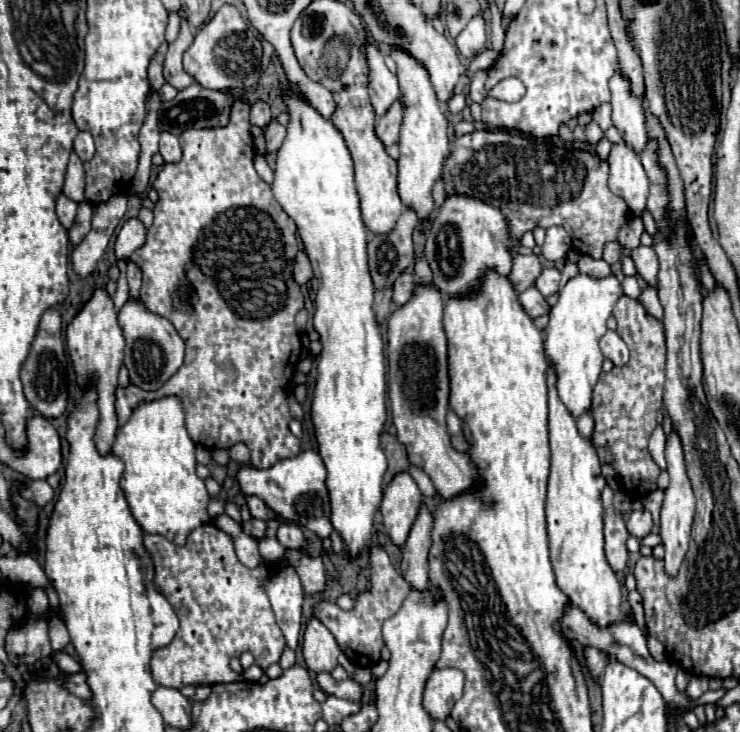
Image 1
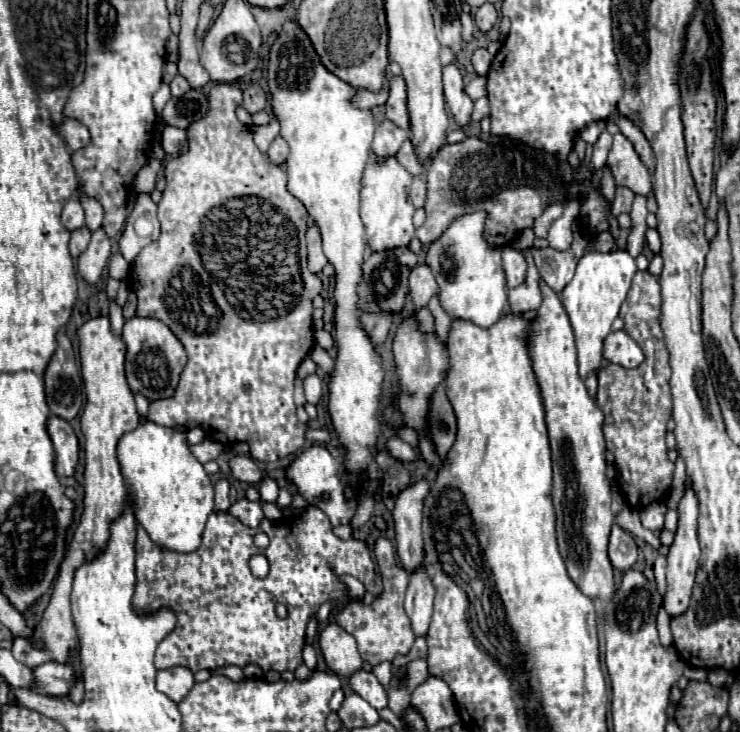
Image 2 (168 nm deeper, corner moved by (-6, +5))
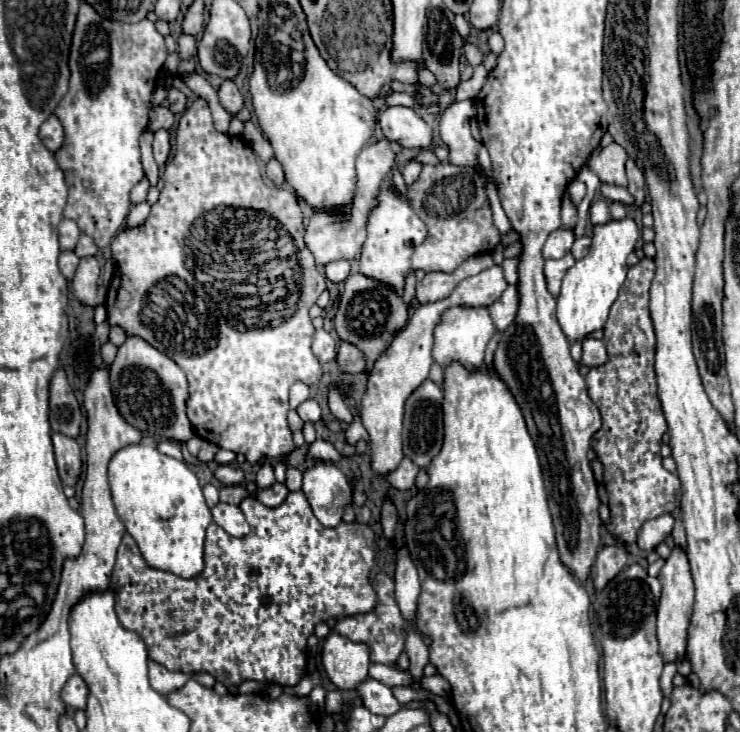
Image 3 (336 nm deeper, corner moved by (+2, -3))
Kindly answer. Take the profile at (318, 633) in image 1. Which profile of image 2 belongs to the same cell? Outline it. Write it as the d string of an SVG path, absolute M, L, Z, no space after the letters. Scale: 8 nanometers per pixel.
M328 623L320 631L320 651L326 665L338 675L348 679L362 667L362 657L356 649L356 639L348 635L340 625Z

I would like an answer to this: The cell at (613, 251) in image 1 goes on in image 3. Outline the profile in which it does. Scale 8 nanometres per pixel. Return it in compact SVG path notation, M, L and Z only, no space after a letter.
M584 235L584 237L578 237L576 241L574 241L574 245L572 245L572 255L574 255L574 259L580 259L580 257L584 257L586 253L588 253L588 247L590 247L590 243L592 243L592 239L588 237L588 235Z

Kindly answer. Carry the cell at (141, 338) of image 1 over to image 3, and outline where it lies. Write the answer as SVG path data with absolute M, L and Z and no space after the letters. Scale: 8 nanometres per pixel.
M128 337L126 343L118 347L116 361L110 365L110 385L120 415L144 435L182 443L194 437L192 423L186 415L188 381L184 371L144 339Z

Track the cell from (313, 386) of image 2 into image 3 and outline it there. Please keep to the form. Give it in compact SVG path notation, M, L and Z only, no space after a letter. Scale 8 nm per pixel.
M308 399L302 405L298 405L296 411L302 417L302 421L310 421L310 423L320 421L320 405L314 399Z

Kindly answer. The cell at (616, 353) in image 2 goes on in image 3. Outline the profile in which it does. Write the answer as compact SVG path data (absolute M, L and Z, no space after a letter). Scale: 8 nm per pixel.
M584 339L582 343L582 365L588 367L598 367L608 361L606 355L606 345L598 339Z

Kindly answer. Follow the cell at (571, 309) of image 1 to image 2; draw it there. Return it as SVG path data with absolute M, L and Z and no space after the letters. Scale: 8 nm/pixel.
M626 251L610 253L586 253L576 267L574 279L560 293L562 305L570 317L574 329L576 349L578 349L578 373L586 379L590 373L596 373L602 365L602 343L612 329L614 319L618 317L620 305L626 299L632 277L636 275L636 261Z

